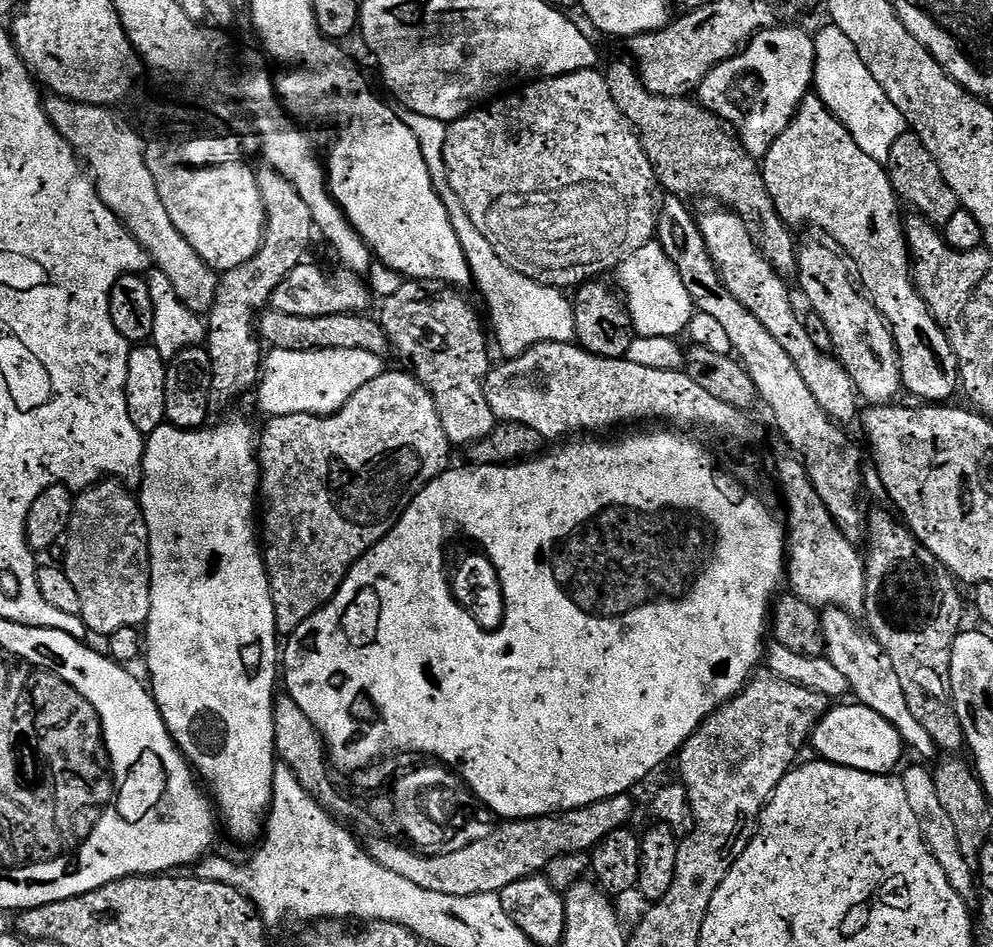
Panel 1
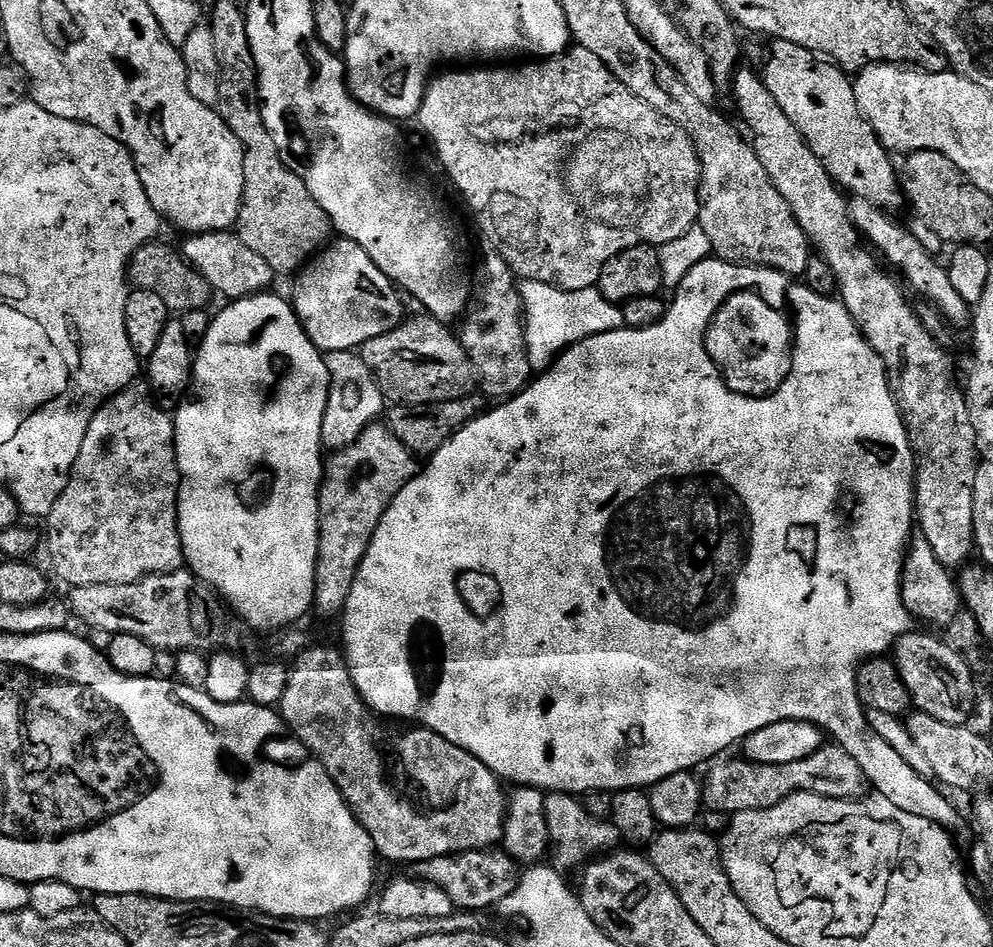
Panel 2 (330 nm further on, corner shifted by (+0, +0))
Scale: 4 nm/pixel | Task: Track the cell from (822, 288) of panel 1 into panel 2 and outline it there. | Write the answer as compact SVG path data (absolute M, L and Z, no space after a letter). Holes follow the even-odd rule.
M744 66L737 67L730 80L732 100L740 111L739 123L746 129L747 139L752 145L754 154L758 154L758 162L766 166L766 174L770 174L770 182L786 198L788 208L794 214L798 226L802 226L808 235L809 245L824 259L826 267L832 271L836 279L838 299L845 310L854 318L858 330L866 338L868 345L876 352L881 361L885 375L888 376L888 385L895 398L904 425L908 431L908 441L912 444L914 457L914 520L921 532L923 543L930 546L930 550L938 562L944 564L949 570L959 569L965 565L971 556L974 556L974 500L972 498L972 483L976 477L976 439L974 426L970 426L970 414L964 401L964 393L959 383L952 384L952 364L948 361L946 353L940 349L941 341L931 336L921 323L917 311L908 306L907 300L900 293L899 288L880 270L872 258L873 253L862 243L862 237L852 225L848 213L847 201L835 180L830 178L826 166L810 150L810 146L798 134L794 122L786 118L782 106L778 106L778 98L770 94L764 85L764 77L757 71L751 72Z

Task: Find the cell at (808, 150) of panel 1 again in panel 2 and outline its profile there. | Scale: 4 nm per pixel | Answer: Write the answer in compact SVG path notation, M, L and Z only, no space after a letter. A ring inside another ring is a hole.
M777 40L771 46L762 69L766 90L778 98L778 106L782 106L786 118L794 122L798 134L802 134L822 166L826 166L830 178L845 193L852 192L848 194L855 199L892 210L902 200L898 168L892 165L889 149L880 143L858 110L849 73L815 52L794 46L794 42Z

